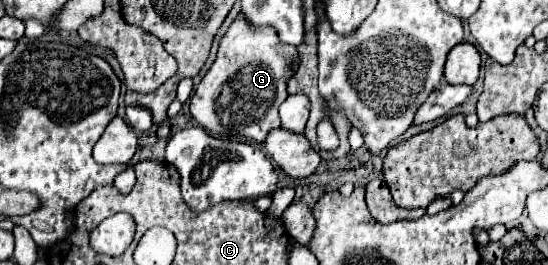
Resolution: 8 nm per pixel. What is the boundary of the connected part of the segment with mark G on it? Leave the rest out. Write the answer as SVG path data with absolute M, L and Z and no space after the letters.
M237 17L221 39L215 63L211 65L207 75L201 79L201 83L195 89L195 95L191 97L193 119L217 139L229 139L229 141L239 141L239 143L263 143L267 133L279 127L277 109L287 99L285 87L289 81L289 73L293 73L295 61L297 61L295 47L281 45L271 27L253 31L241 17Z

